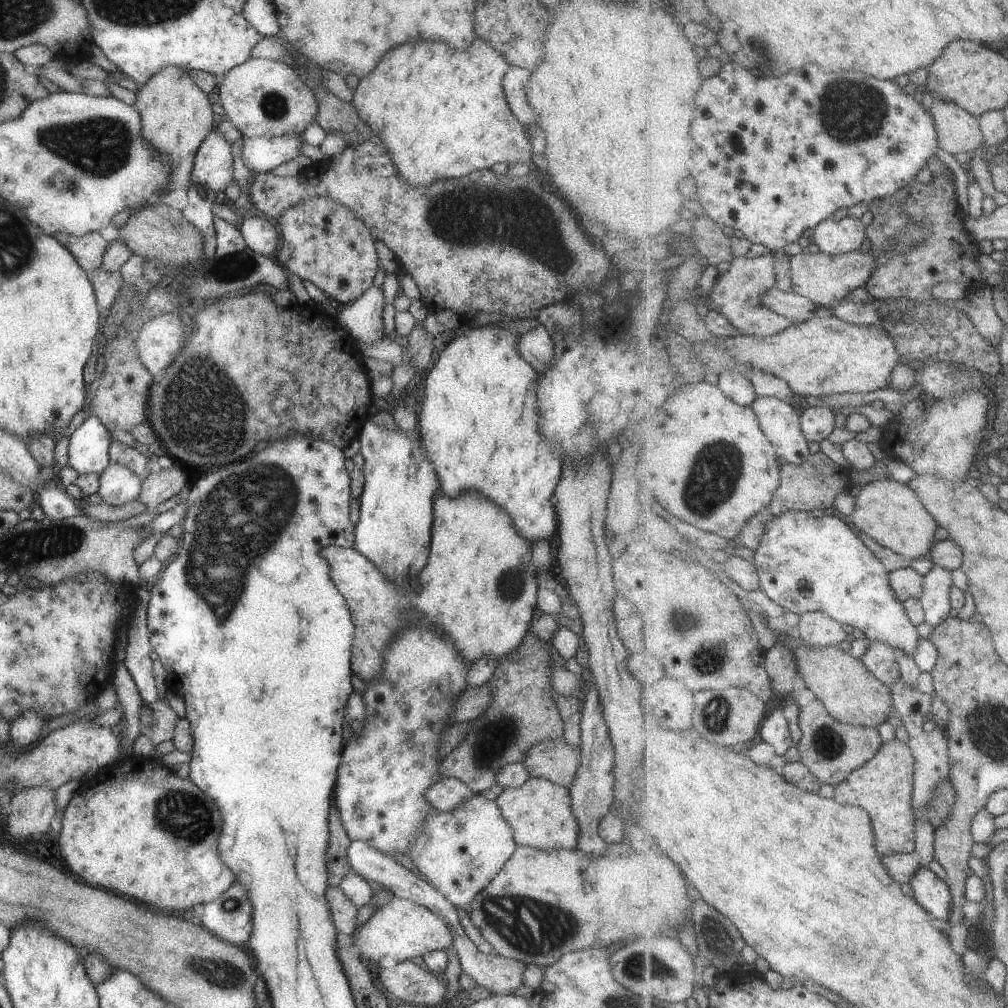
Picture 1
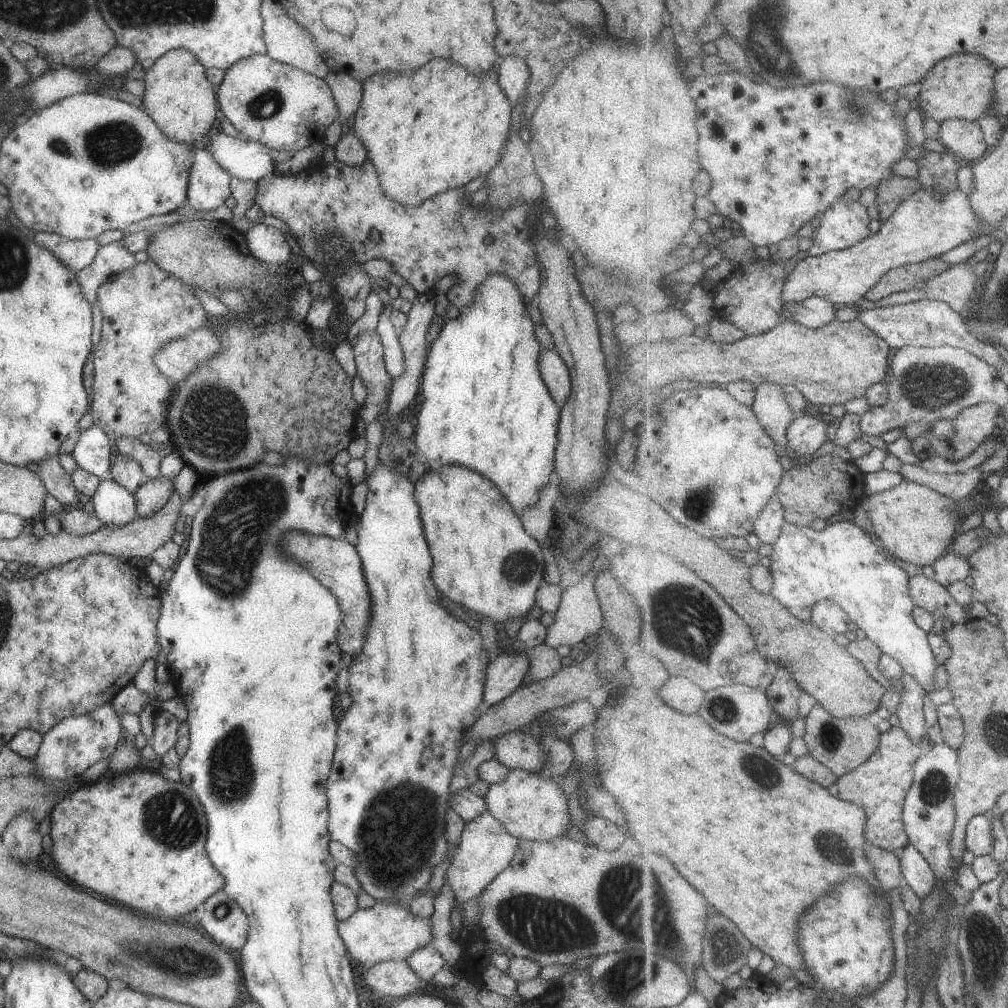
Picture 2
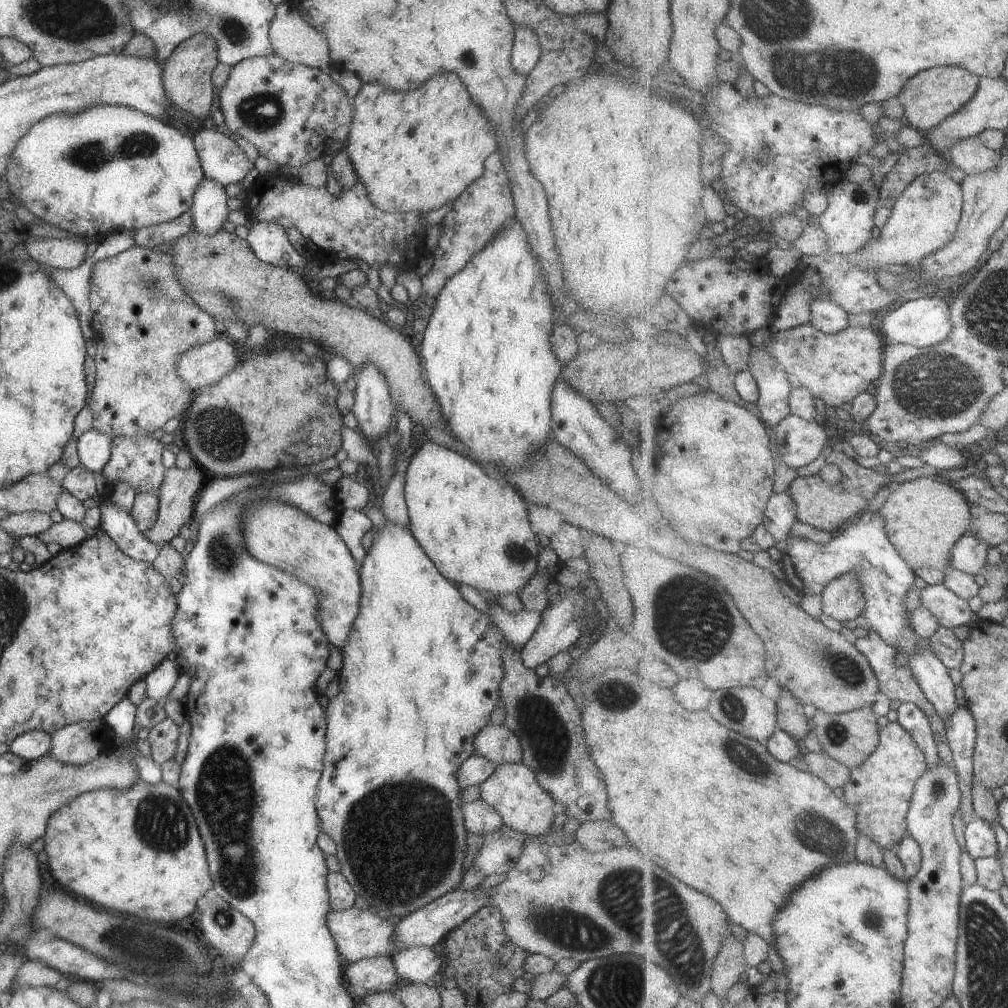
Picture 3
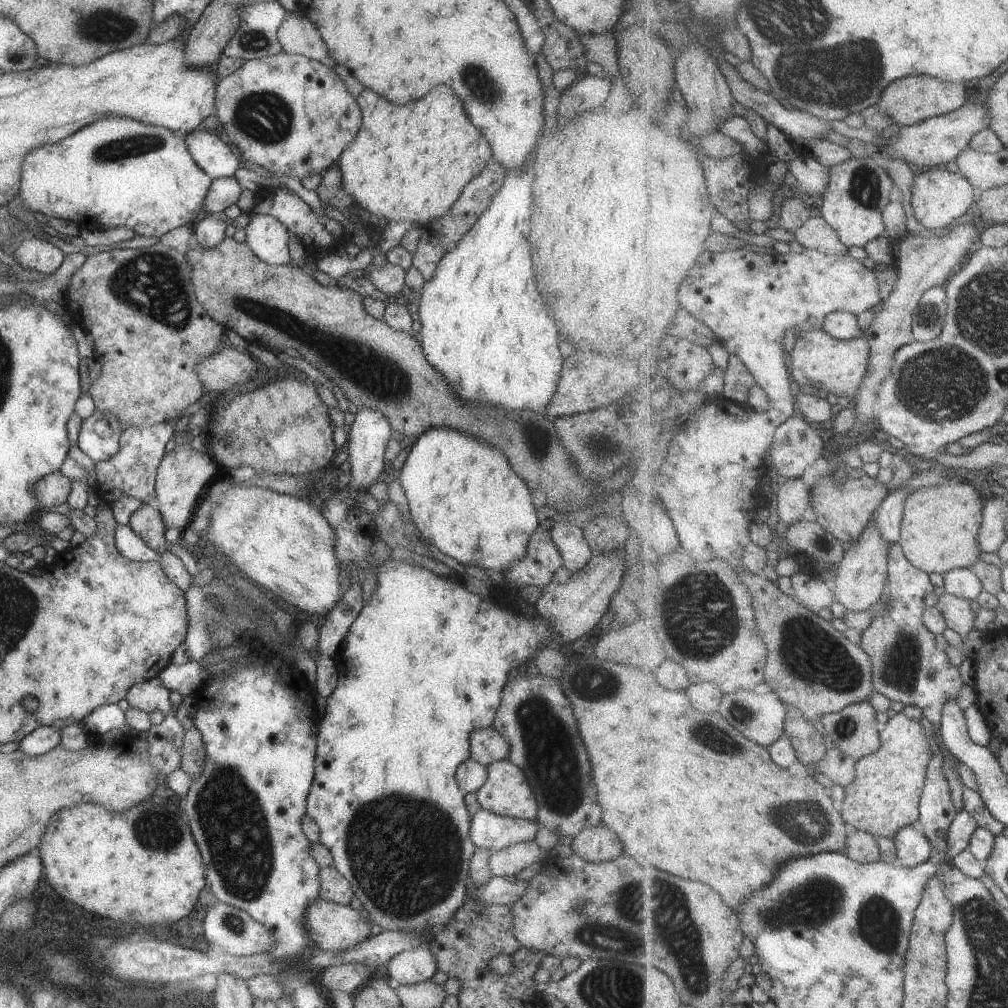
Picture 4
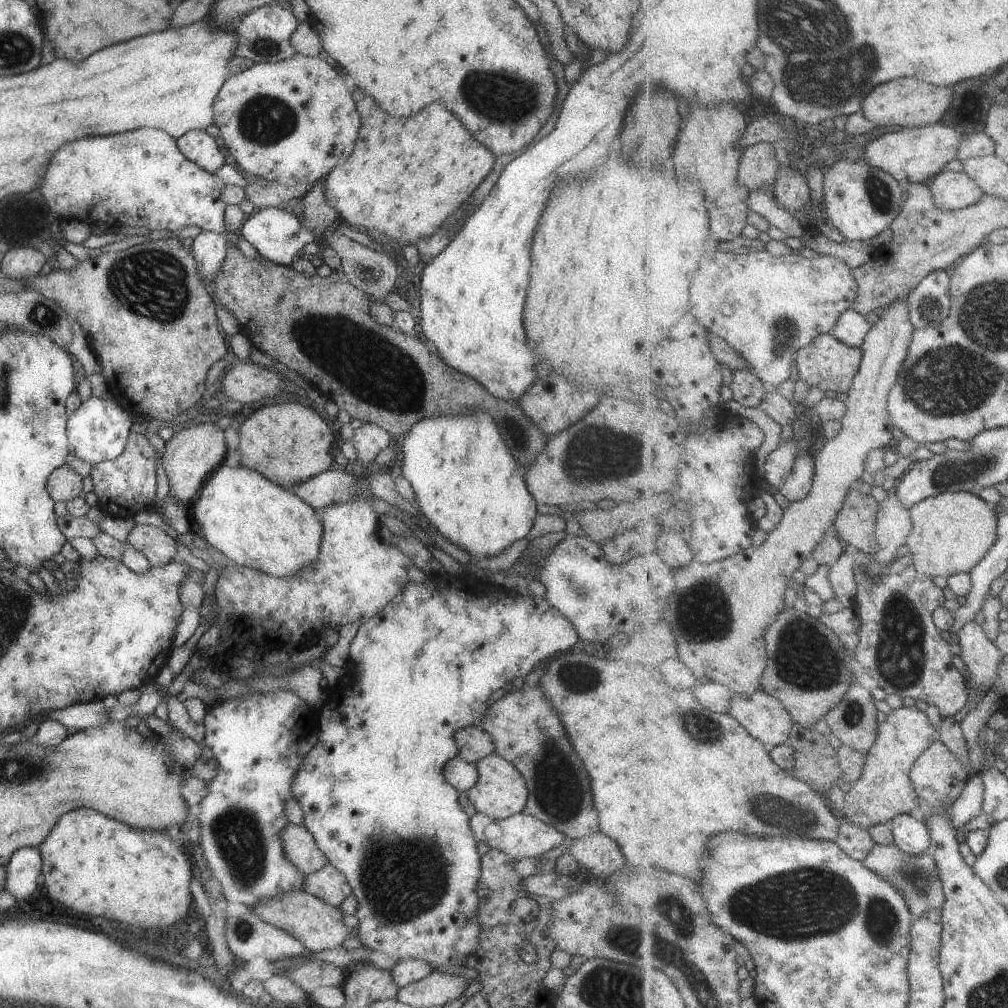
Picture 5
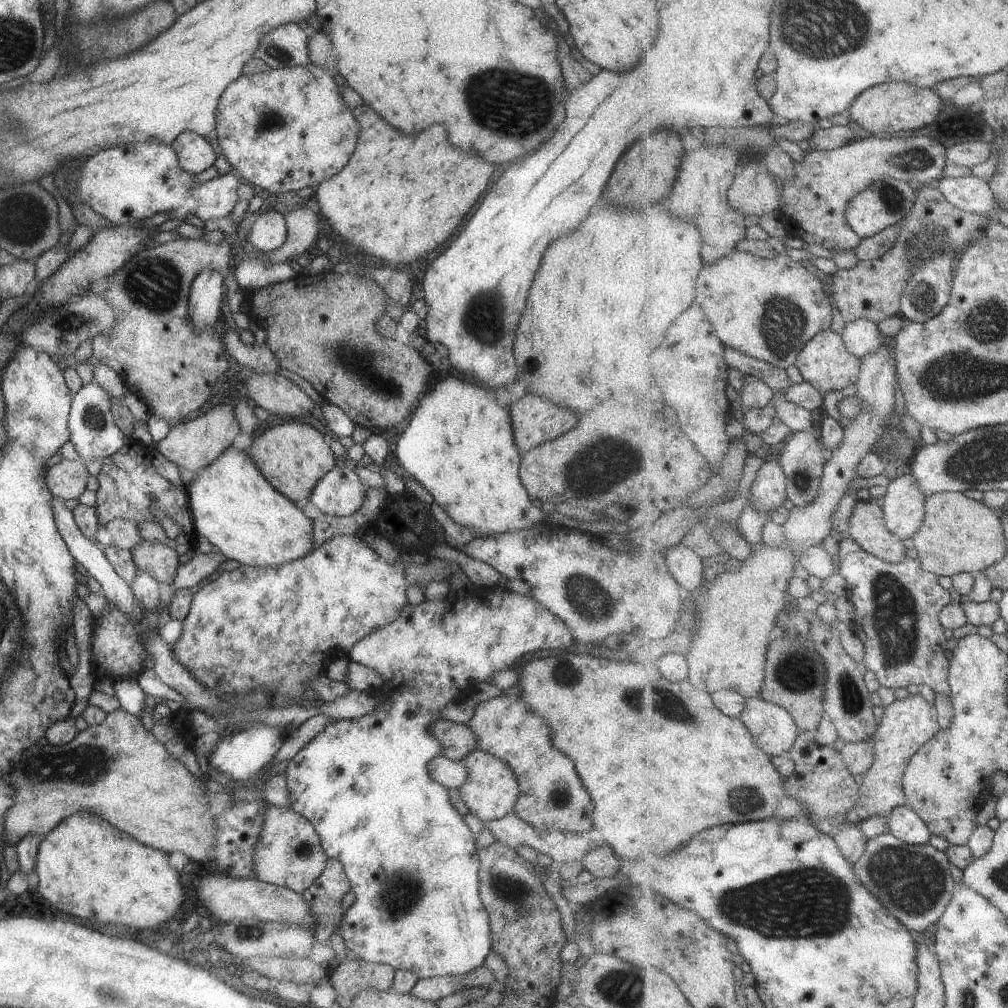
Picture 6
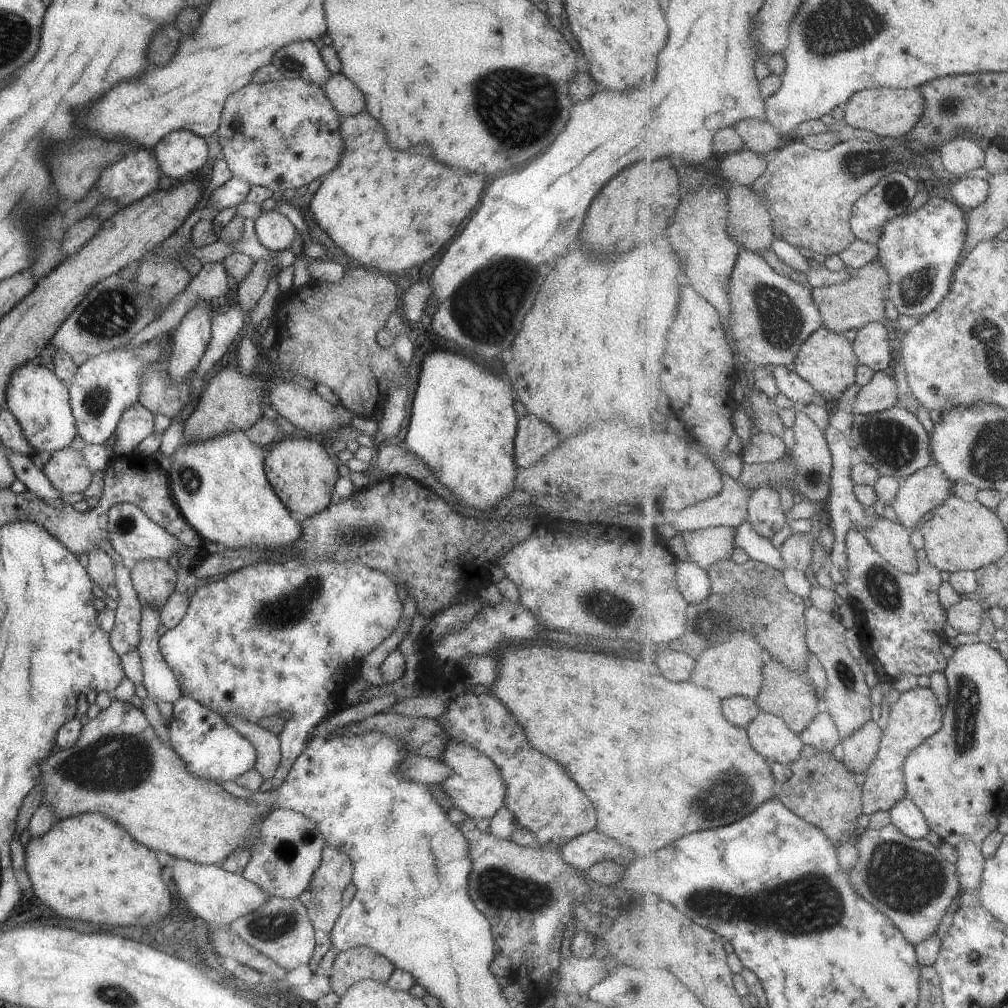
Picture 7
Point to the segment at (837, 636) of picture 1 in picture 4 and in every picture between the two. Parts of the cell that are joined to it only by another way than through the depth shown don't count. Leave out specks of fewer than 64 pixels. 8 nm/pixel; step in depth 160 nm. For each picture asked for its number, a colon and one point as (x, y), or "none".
2: (827, 615)
3: (843, 598)
4: (861, 585)

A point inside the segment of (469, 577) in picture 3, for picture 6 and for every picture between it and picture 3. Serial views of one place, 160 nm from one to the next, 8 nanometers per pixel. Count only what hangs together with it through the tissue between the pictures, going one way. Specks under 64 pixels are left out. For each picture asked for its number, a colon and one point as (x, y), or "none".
4: (466, 501)
5: (466, 484)
6: (458, 444)

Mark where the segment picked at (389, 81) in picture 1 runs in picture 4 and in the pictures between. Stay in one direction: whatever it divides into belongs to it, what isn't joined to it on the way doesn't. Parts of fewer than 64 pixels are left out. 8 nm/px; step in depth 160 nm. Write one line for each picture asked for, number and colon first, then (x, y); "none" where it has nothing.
2: (436, 129)
3: (414, 151)
4: (404, 162)

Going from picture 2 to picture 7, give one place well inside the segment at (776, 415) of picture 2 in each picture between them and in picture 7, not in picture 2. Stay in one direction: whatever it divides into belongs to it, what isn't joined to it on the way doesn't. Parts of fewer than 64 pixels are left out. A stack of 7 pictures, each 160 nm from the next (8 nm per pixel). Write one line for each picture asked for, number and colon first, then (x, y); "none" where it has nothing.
3: (773, 406)
4: (750, 301)
5: (768, 308)
6: (770, 309)
7: (773, 315)

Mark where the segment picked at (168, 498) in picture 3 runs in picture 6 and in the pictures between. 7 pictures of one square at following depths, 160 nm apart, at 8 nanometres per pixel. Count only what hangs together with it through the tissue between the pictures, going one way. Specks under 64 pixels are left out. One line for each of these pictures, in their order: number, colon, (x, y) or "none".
4: (183, 474)
5: (191, 454)
6: (191, 445)

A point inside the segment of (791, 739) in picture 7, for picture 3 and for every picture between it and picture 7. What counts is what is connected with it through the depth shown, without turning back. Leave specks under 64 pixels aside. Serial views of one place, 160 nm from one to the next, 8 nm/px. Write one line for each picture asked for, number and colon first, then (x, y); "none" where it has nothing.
3: (748, 711)
4: (761, 717)
5: (766, 718)
6: (775, 730)

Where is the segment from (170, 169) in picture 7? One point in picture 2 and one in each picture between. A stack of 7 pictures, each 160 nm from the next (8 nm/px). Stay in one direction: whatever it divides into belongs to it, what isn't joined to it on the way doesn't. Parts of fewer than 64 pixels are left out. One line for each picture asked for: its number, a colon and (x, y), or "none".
2: (244, 159)
3: (221, 160)
4: (211, 155)
5: (195, 145)
6: (193, 153)

